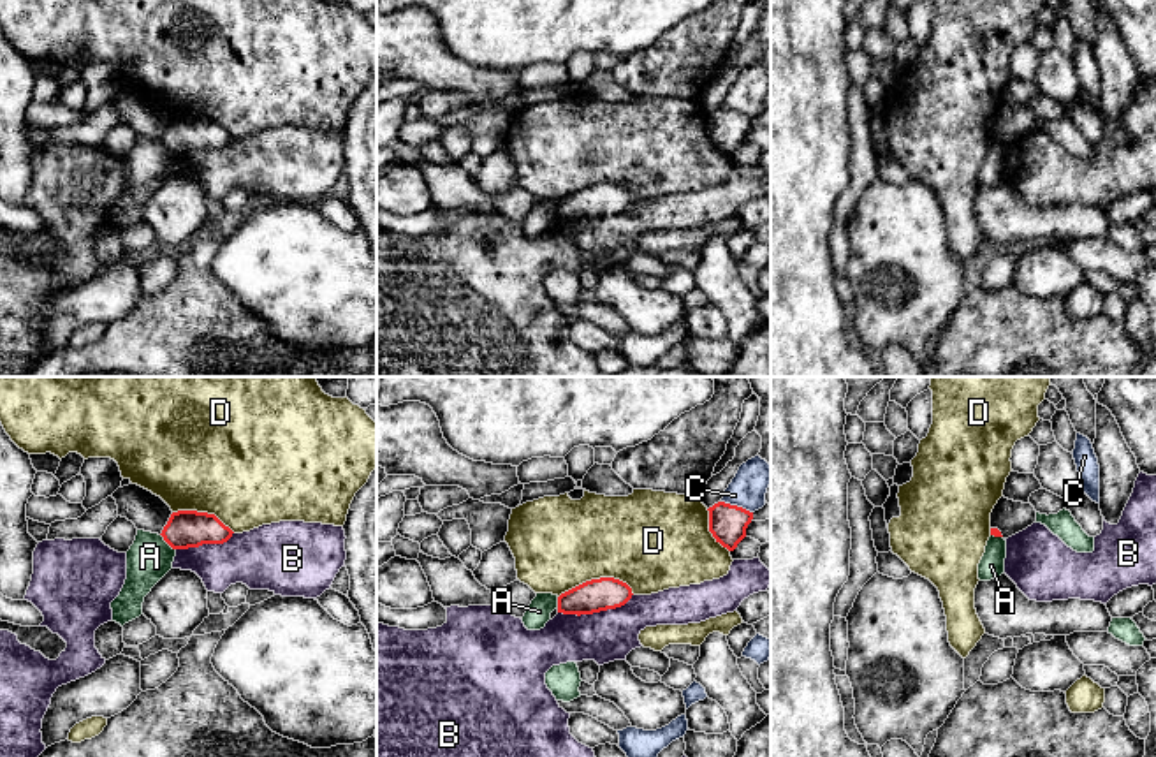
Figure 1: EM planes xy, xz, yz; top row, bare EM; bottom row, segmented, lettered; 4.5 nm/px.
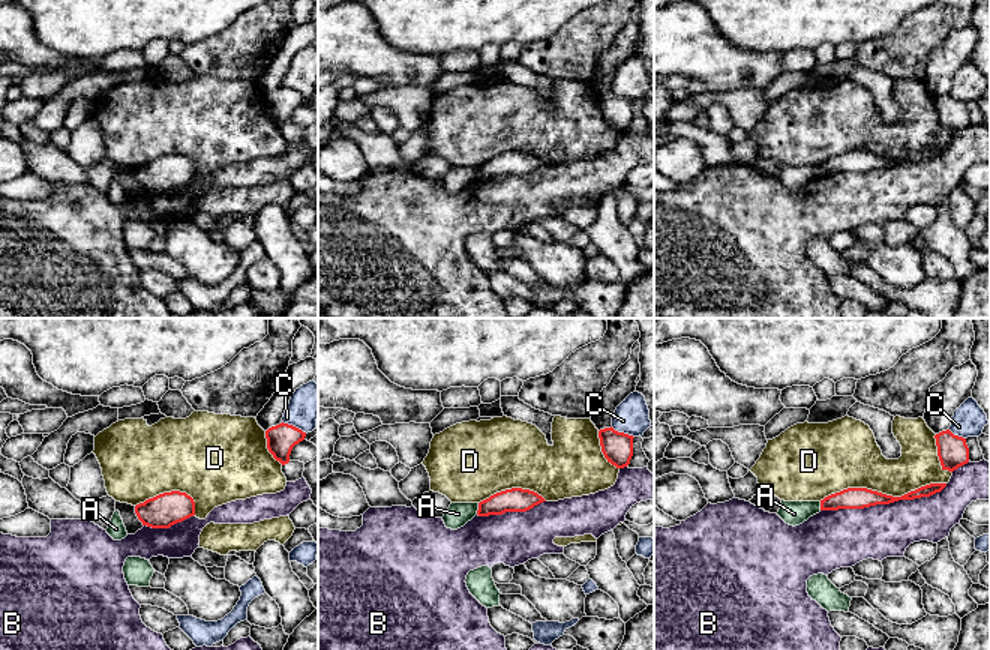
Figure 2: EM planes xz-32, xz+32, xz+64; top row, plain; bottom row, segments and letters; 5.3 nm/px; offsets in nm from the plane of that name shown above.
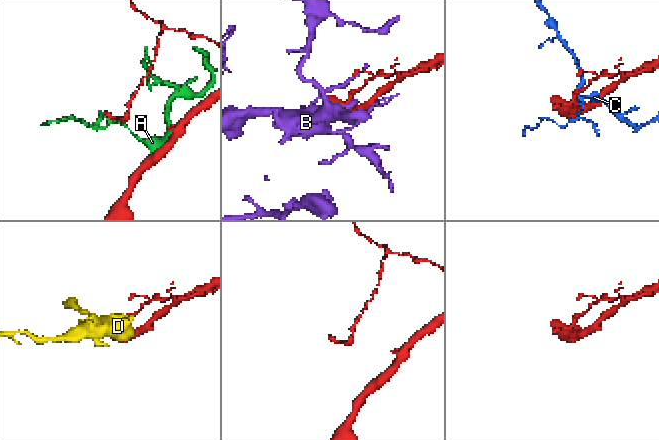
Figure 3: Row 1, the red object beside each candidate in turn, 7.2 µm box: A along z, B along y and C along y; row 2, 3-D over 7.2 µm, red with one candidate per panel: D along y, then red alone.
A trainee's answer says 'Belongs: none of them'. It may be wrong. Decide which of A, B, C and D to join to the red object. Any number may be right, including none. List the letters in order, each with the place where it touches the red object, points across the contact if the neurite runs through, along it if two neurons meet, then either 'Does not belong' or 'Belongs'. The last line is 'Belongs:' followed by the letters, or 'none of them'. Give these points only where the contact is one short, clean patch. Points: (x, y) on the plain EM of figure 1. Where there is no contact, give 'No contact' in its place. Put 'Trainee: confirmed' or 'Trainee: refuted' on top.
Trainee: confirmed
A: Touches red at xy (168, 148). Boundary: xy (160, 139), (175, 155). Does not belong
B: Touches red at xz (595, 217). Does not belong
C: Touches red at xz (736, 111). Does not belong
D: Touches red at xz (597, 185). Does not belong
Belongs: none of them

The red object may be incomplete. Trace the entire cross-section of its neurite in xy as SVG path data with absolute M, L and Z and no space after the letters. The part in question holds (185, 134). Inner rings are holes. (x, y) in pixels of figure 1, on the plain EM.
M178 116L171 120L160 141L172 155L188 155L202 150L223 150L232 139L215 120Z

